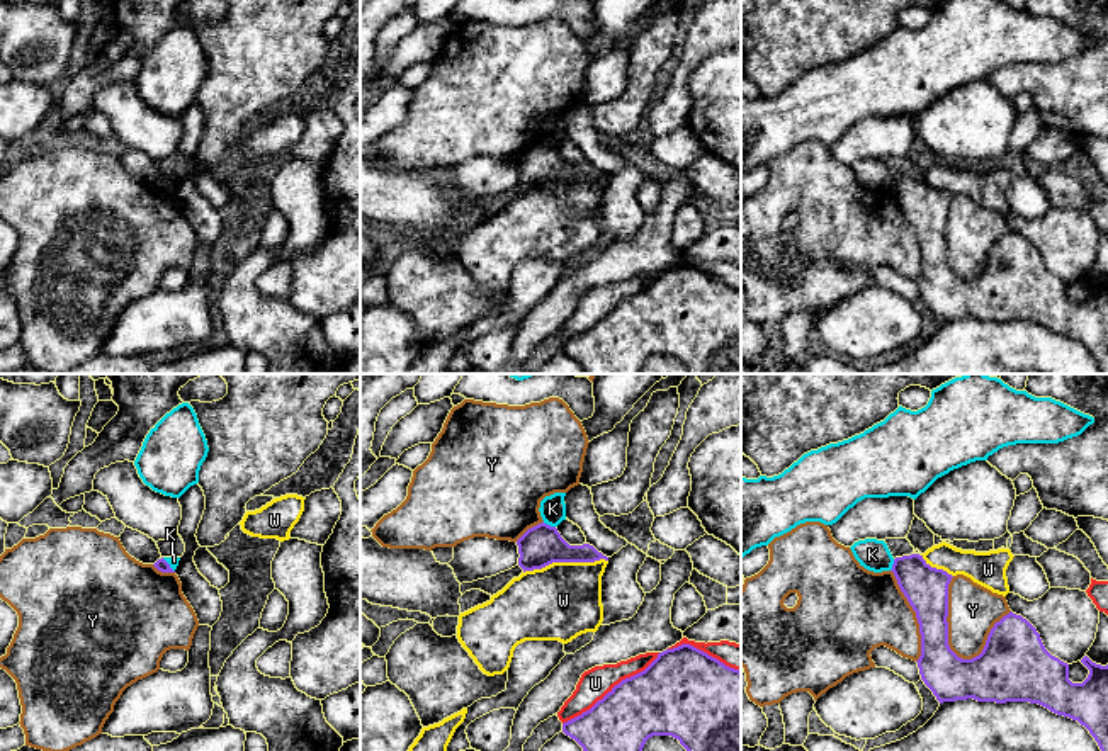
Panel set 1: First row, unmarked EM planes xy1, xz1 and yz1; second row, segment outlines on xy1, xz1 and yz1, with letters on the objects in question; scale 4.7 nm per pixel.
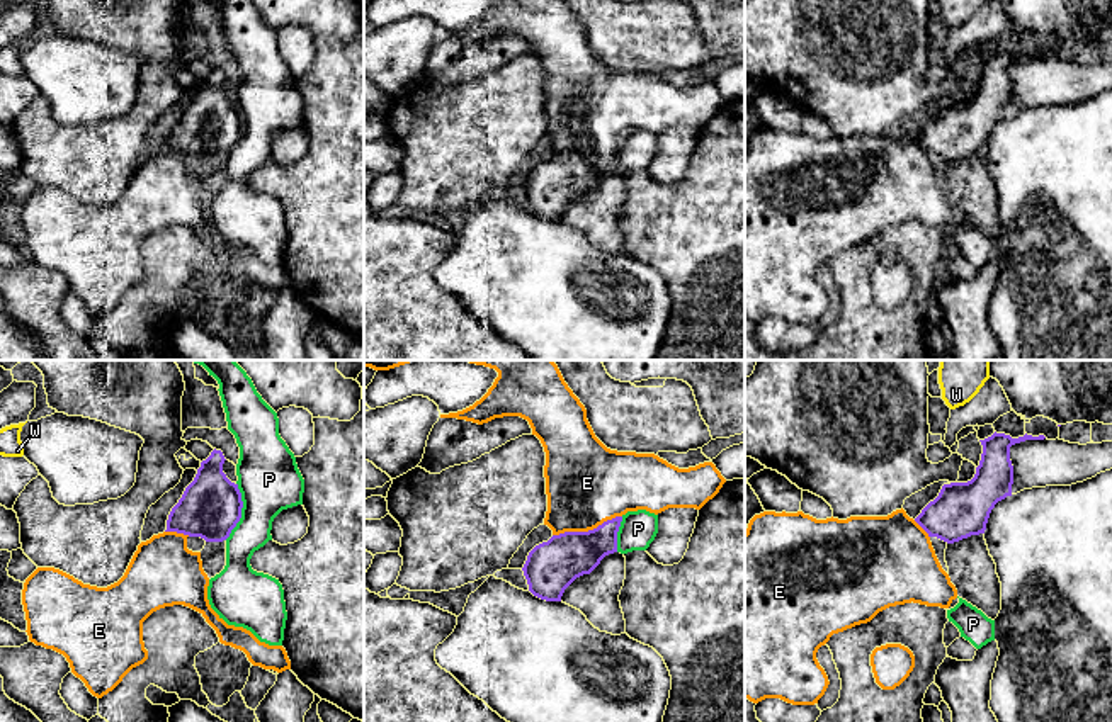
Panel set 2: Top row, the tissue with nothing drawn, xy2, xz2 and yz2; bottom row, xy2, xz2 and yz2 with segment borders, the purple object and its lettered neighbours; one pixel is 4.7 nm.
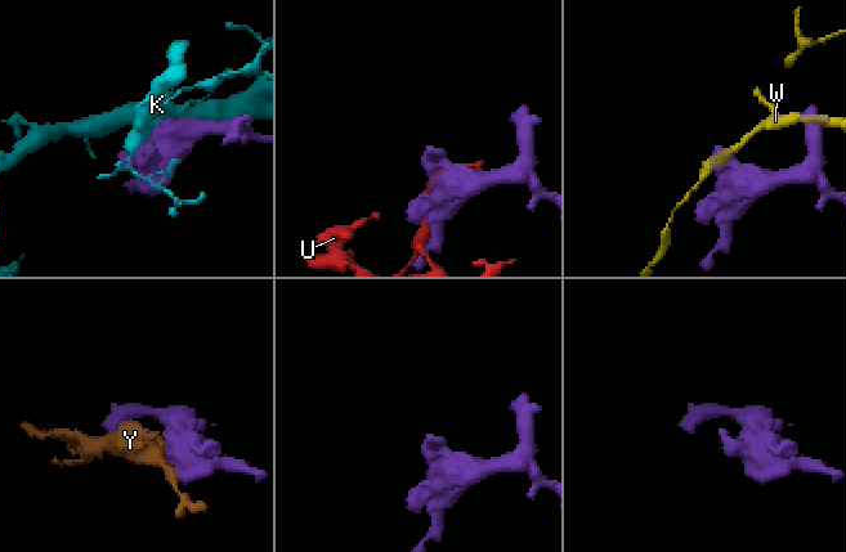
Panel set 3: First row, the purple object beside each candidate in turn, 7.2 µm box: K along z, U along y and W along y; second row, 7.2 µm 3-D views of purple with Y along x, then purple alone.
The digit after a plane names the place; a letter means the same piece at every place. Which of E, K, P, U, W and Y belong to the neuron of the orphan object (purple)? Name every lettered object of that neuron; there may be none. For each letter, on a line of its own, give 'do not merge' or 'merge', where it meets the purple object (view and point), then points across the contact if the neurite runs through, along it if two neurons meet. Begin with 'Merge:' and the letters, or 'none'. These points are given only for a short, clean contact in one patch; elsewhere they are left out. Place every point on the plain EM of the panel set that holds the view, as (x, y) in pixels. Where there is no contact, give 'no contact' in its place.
Merge: E
E: merge; meets purple in xz2 at (589, 150)
K: do not merge; meets purple in xz1 at (549, 145); border along xz1 (542, 141), (554, 146)
P: do not merge; meets purple in xy2 at (240, 131)
U: do not merge; meets purple in xz1 at (612, 308)
W: do not merge; meets purple in xz1 at (565, 180)
Y: do not merge; meets purple in yz1 at (947, 242)

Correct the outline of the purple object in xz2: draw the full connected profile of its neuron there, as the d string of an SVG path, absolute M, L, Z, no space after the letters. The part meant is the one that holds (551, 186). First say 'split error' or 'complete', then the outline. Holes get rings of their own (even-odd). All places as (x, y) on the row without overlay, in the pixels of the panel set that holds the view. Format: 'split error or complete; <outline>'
split error; M495 0L473 25L440 34L478 44L503 36L527 39L546 71L544 144L553 149L553 156L536 165L522 187L529 211L546 221L561 221L576 197L590 194L605 175L617 172L617 151L627 131L646 129L658 134L668 127L701 129L726 102L712 82L678 88L655 73L607 68L595 56L585 25L565 0Z

